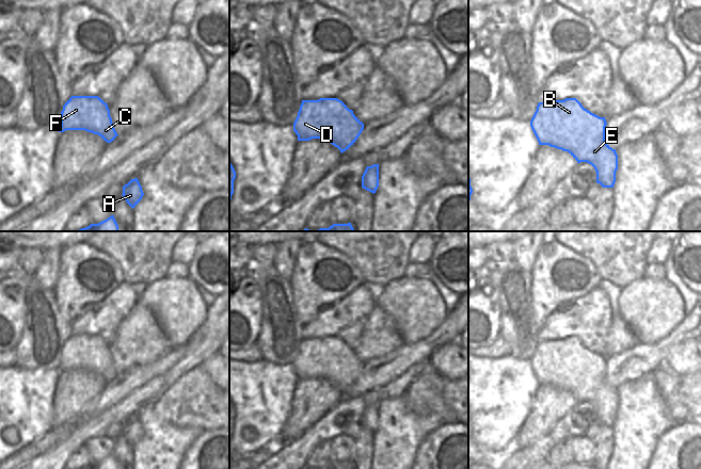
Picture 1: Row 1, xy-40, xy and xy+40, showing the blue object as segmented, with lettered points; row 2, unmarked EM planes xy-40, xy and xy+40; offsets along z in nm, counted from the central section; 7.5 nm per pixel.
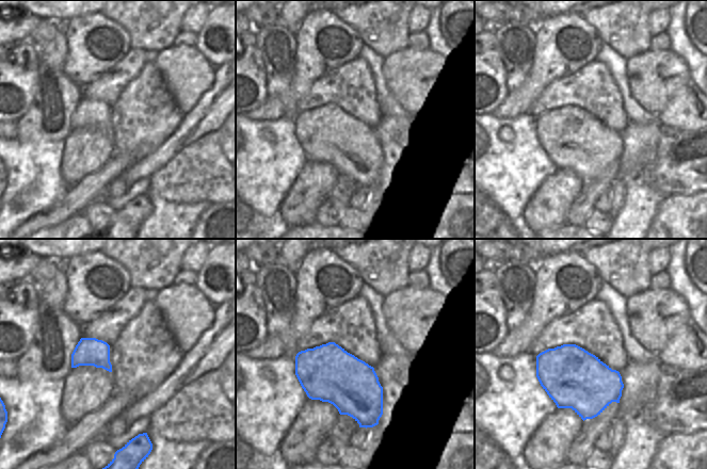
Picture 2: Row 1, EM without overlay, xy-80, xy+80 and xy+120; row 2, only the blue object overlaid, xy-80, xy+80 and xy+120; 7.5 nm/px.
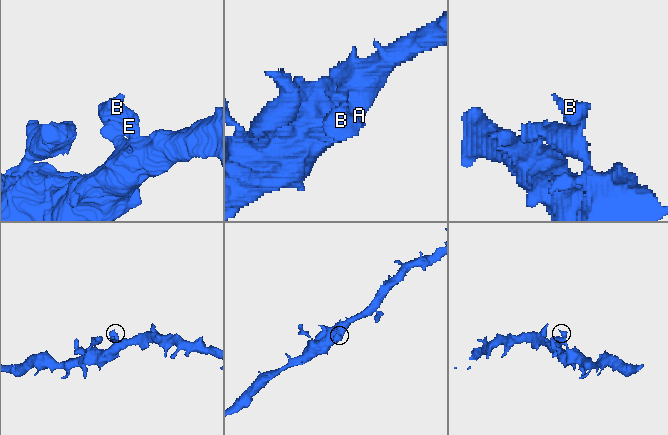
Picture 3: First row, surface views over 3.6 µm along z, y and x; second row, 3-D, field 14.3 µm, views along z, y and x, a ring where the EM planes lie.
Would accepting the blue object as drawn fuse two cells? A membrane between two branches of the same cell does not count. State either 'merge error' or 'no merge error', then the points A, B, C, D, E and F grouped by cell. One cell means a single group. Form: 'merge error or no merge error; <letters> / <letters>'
no merge error; A B C D E F

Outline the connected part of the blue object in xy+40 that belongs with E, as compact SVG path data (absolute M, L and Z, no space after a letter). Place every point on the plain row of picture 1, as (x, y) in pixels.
M576 337L539 341L530 366L539 384L568 390L577 402L587 401L596 410L596 422L614 426L618 393L605 381L605 356L587 347Z

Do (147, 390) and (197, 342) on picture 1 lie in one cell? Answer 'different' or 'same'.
same

